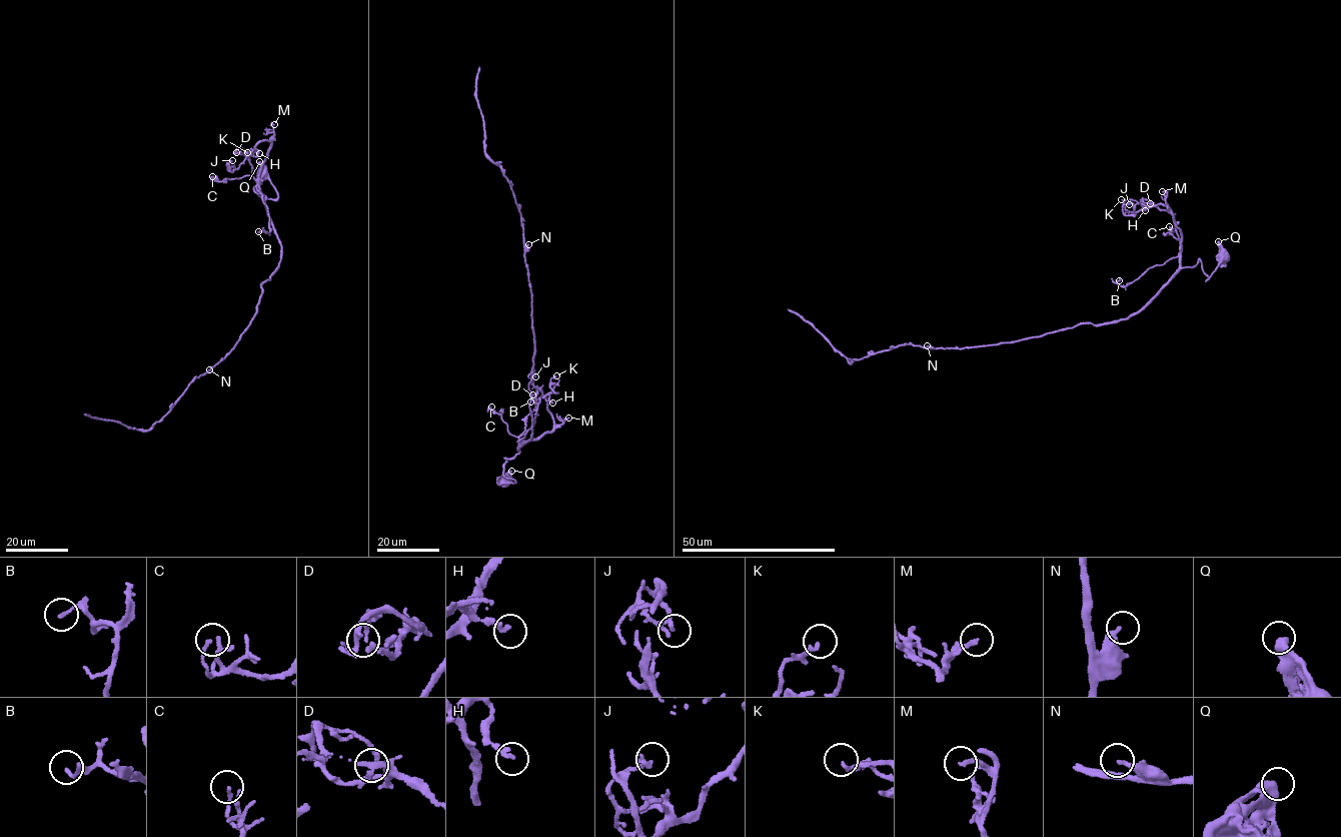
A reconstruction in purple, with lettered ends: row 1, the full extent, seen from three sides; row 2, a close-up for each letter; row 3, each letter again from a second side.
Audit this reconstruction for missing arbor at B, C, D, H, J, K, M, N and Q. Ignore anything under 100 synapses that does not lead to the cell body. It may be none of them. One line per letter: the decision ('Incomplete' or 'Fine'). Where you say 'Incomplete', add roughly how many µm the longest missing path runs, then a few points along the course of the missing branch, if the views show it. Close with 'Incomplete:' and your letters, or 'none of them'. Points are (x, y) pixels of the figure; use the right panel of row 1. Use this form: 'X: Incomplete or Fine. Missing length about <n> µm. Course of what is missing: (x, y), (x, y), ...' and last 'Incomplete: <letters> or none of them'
B: Fine
C: Fine
D: Fine
H: Fine
J: Fine
K: Fine
M: Fine
N: Fine
Q: Fine
Incomplete: none of them

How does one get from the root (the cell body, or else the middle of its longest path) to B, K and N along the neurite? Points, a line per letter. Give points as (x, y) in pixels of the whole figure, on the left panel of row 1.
B: (261, 175), (277, 196), (263, 198), (254, 188), (265, 197), (257, 185), (269, 219), (269, 233), (258, 231)
K: (261, 175), (275, 199), (254, 188), (265, 197), (259, 173), (270, 143), (256, 144), (255, 156), (247, 152)
N: (261, 175), (277, 194), (264, 198), (254, 188), (265, 196), (280, 261), (235, 345), (209, 369)

